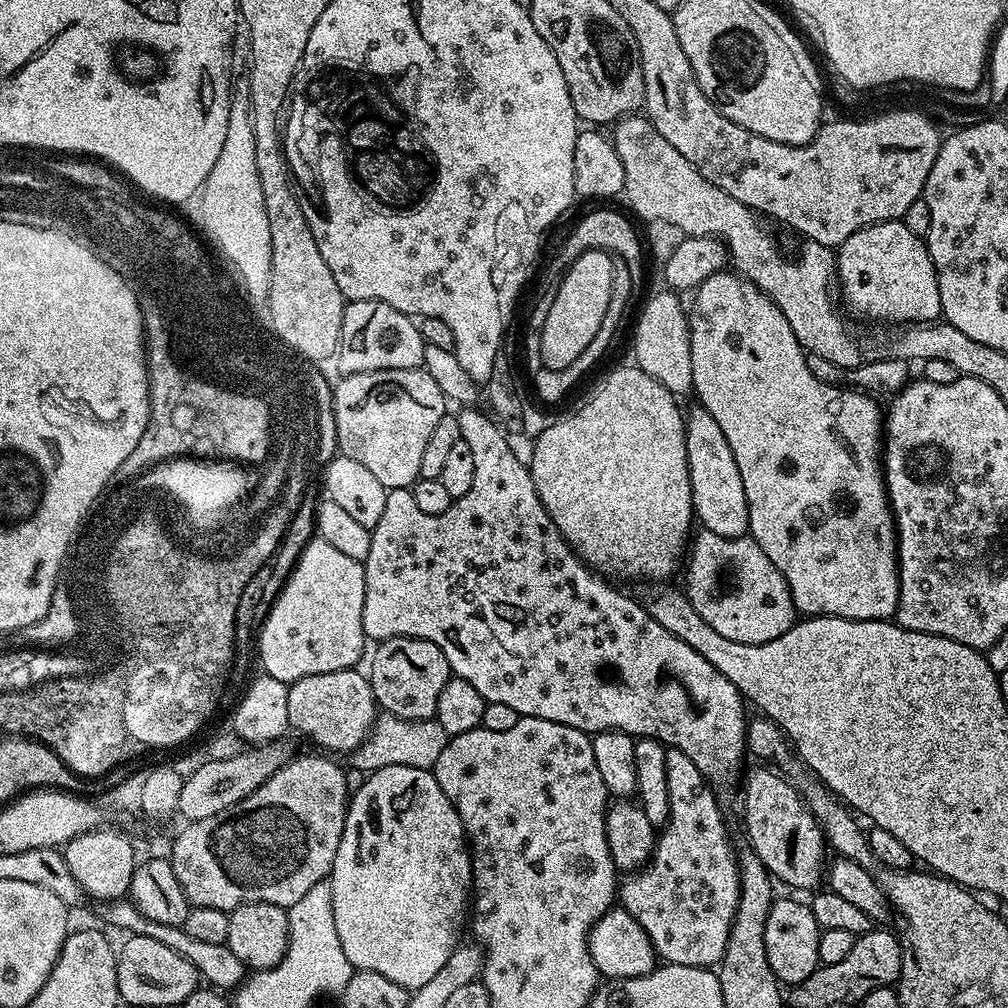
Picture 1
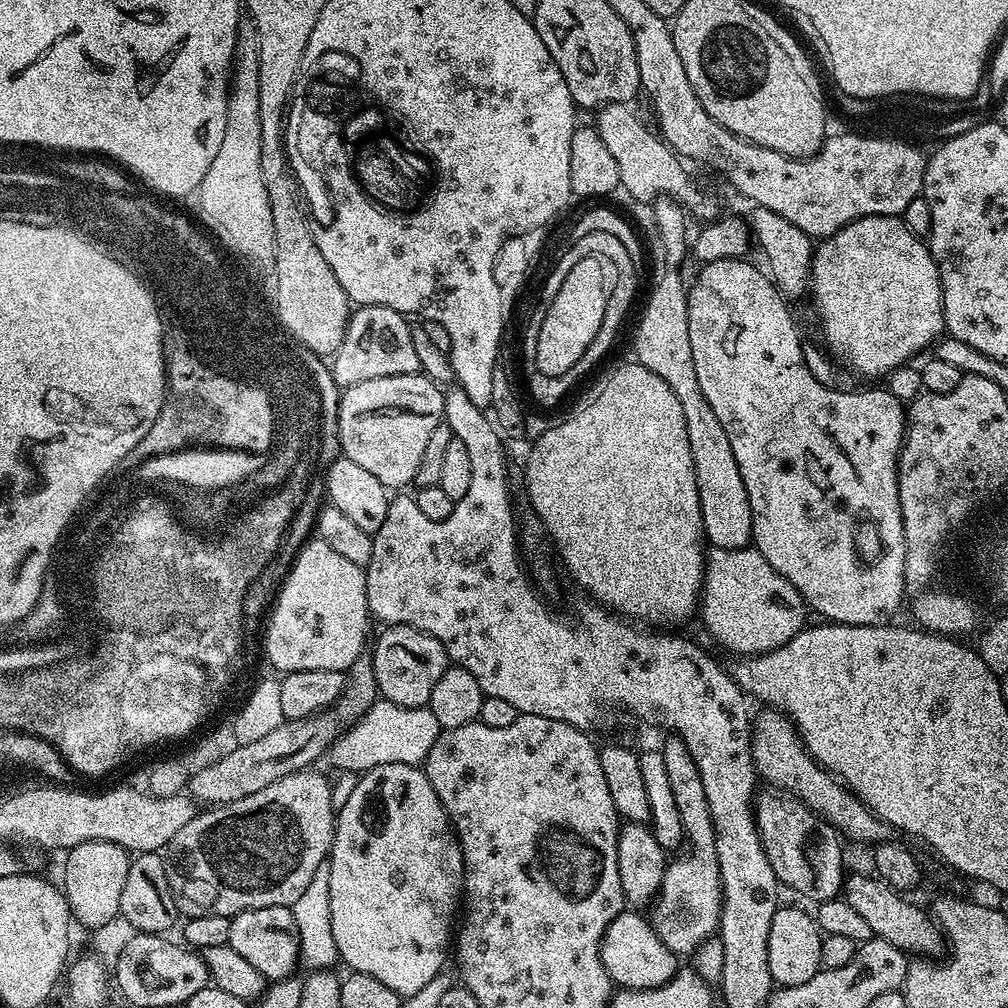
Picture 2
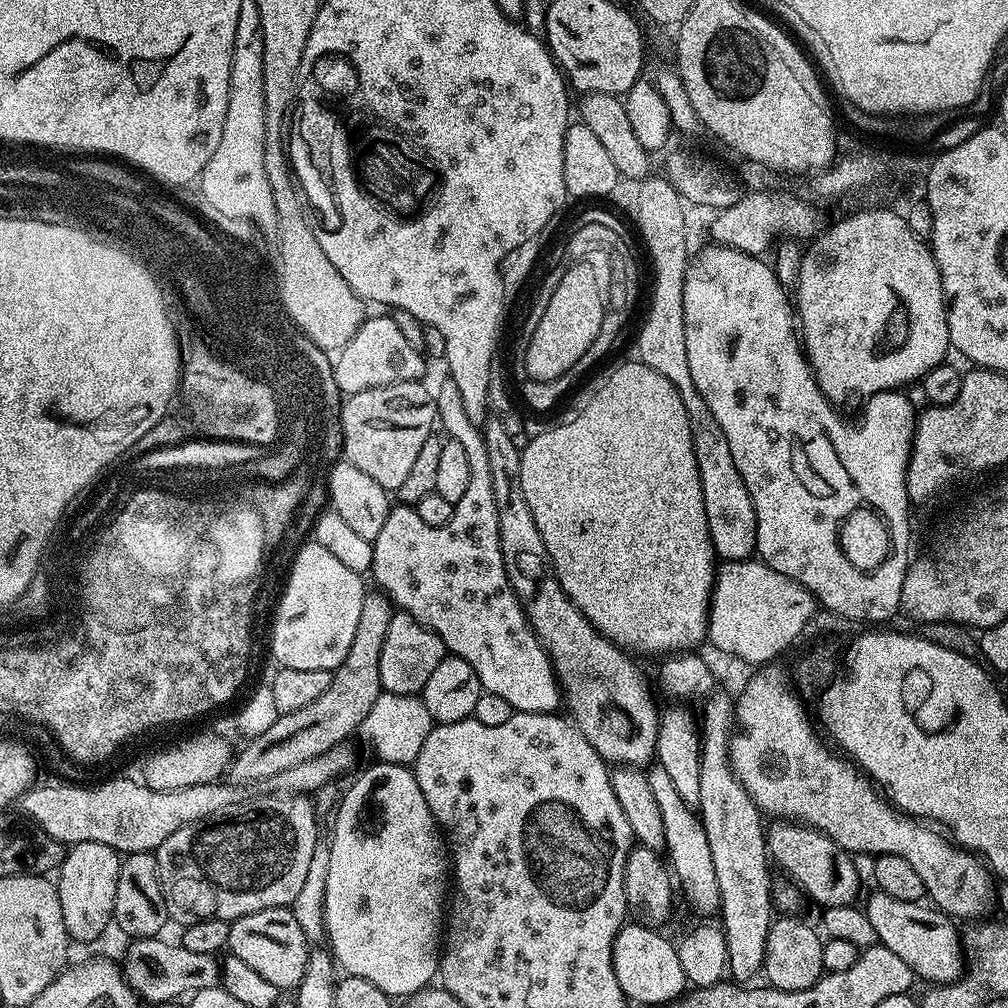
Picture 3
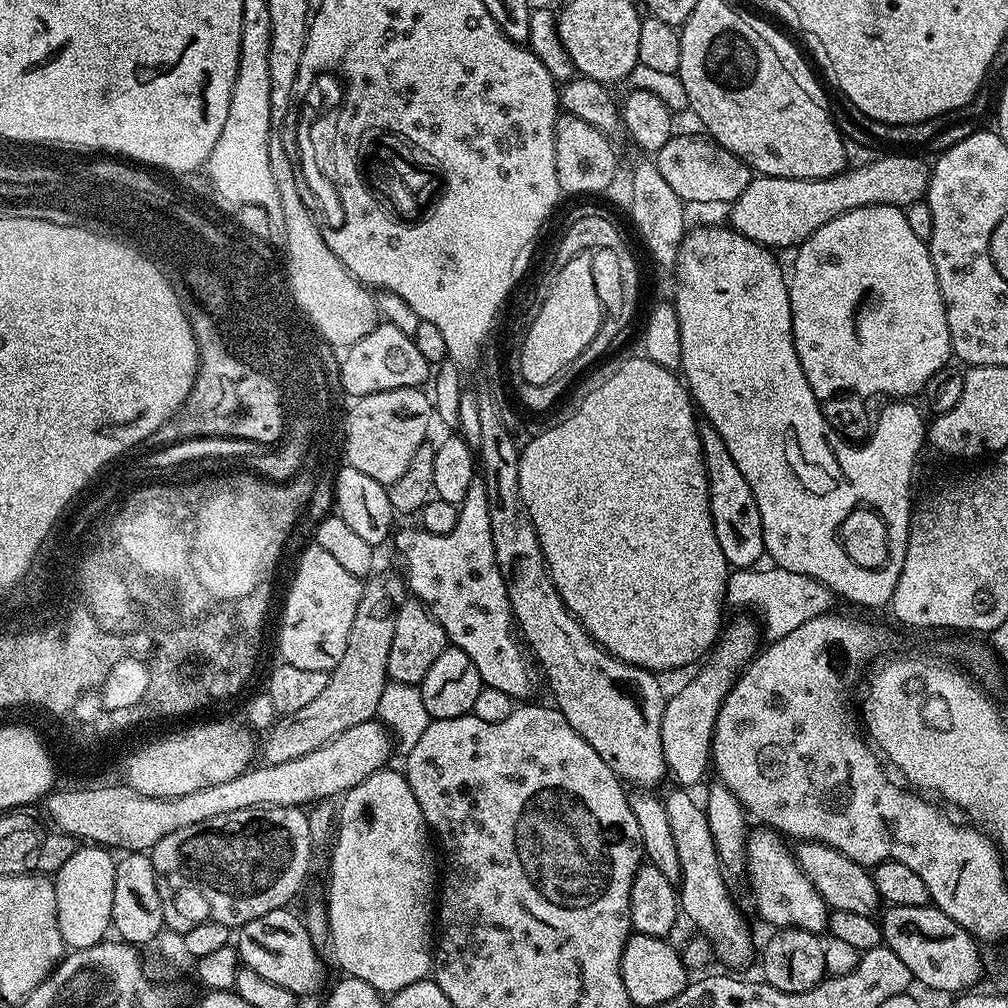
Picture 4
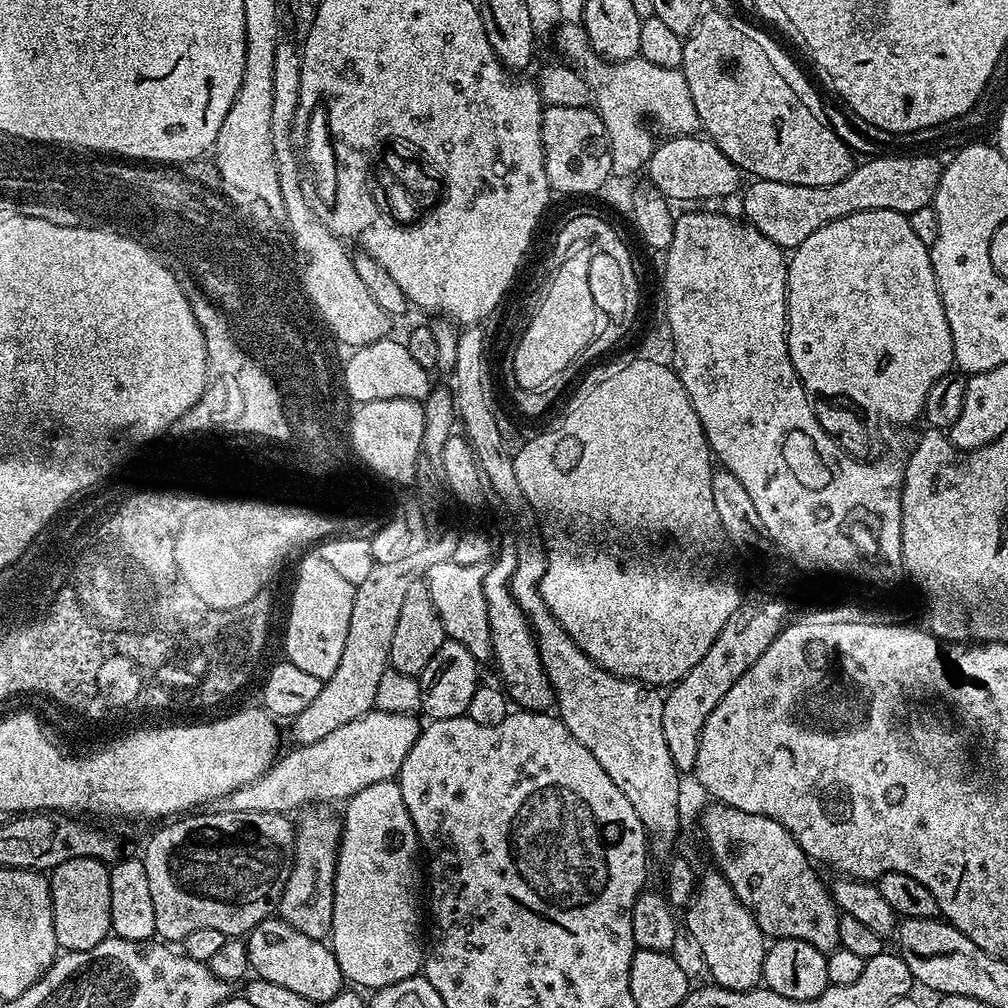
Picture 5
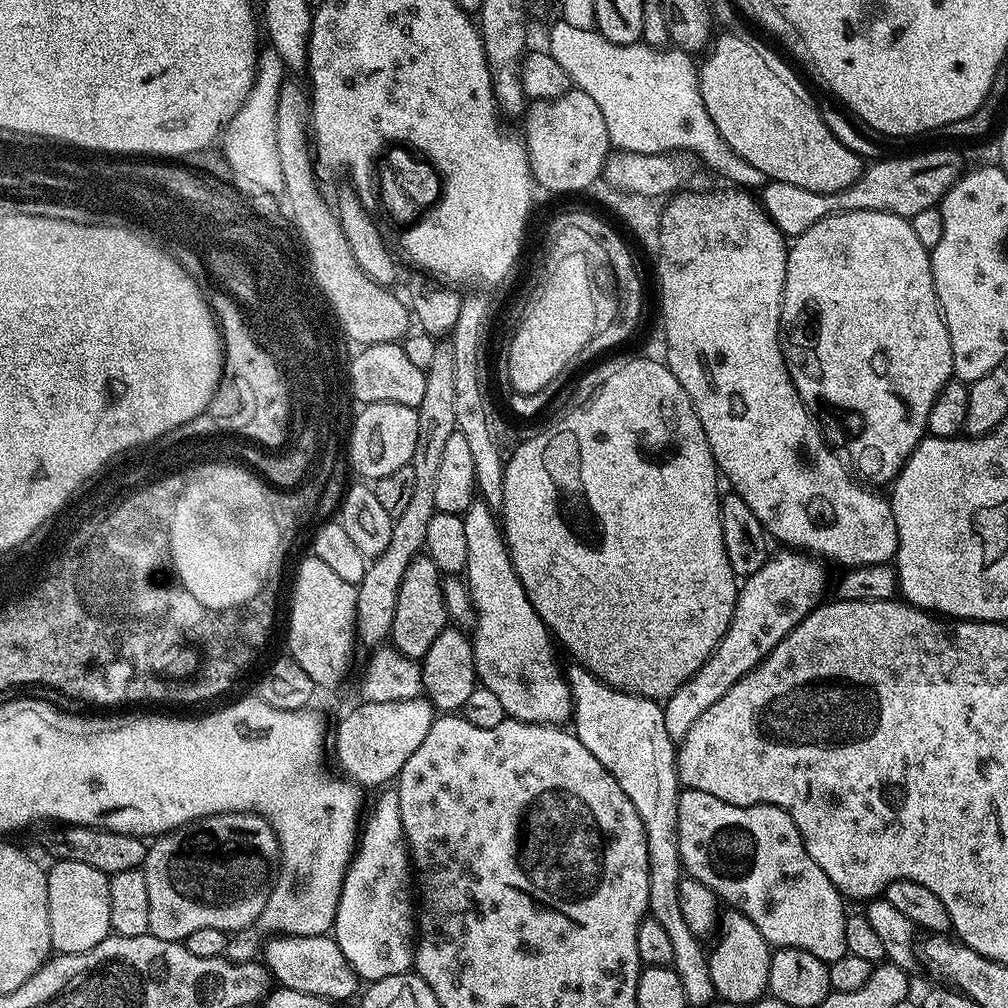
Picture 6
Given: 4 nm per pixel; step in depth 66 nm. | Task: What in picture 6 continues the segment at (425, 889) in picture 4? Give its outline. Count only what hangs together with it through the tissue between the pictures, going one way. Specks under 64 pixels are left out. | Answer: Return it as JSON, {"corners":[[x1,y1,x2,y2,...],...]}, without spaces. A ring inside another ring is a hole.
{"corners":[[384,790,367,809,358,832,356,851,344,875,342,894,336,911,334,939,346,954,346,962,356,971,361,981,371,982,390,978,409,971,414,964,414,872,410,867,408,843,402,830,402,816,398,810,395,791]]}

